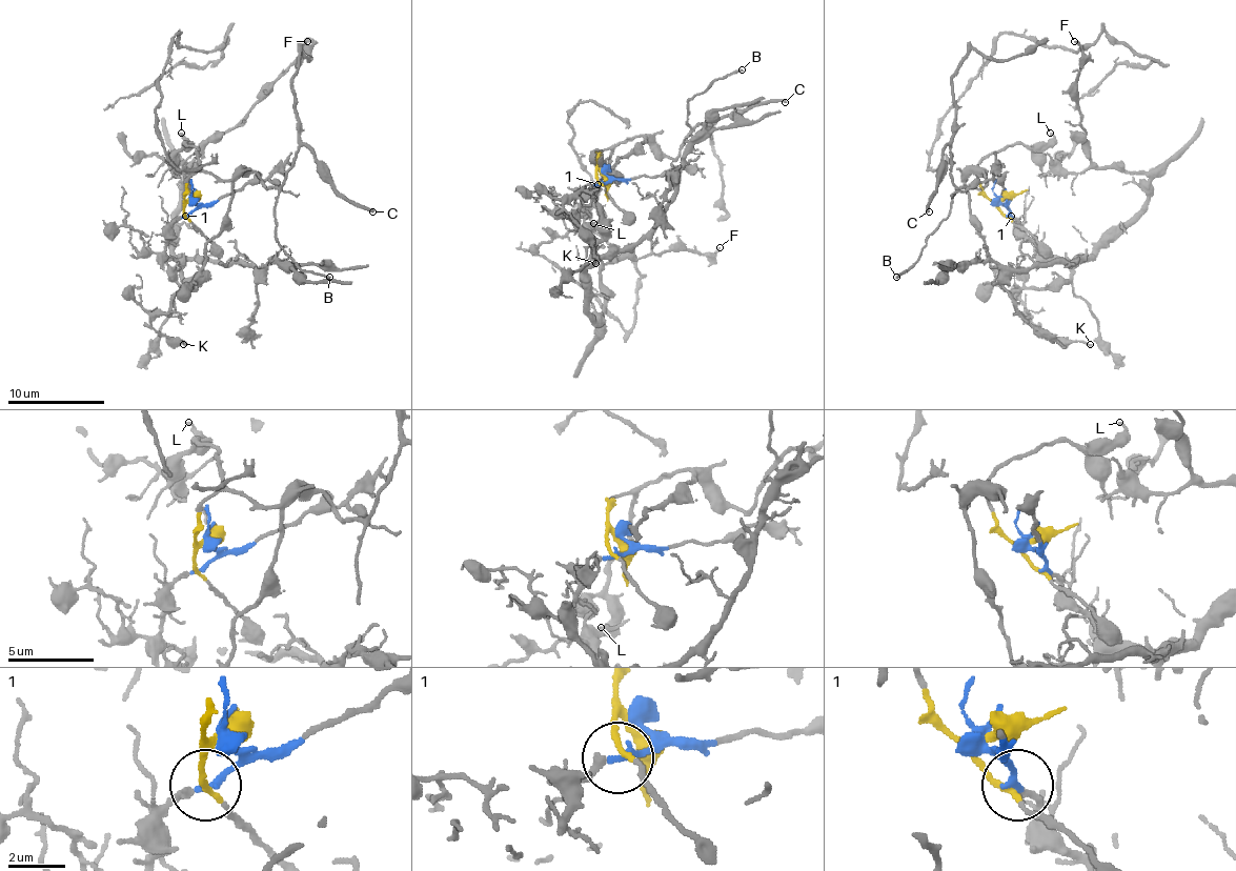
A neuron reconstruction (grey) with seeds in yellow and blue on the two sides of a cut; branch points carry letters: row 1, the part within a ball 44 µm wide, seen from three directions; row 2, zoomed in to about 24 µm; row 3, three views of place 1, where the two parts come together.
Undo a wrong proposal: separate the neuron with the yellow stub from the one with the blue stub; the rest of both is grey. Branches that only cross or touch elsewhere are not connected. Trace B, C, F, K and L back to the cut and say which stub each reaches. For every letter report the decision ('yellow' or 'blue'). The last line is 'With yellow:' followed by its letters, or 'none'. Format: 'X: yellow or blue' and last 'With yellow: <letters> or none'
B: yellow
C: yellow
F: blue
K: blue
L: yellow
With yellow: B, C, L

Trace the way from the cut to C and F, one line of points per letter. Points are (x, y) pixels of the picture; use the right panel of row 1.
C: (1001, 199), (990, 199), (975, 173), (963, 180), (983, 173), (979, 189), (953, 182), (949, 145), (929, 210)
F: (1001, 199), (1045, 255), (1065, 259), (1086, 259), (1108, 244), (1147, 199), (1143, 175), (1091, 160), (1074, 42)

